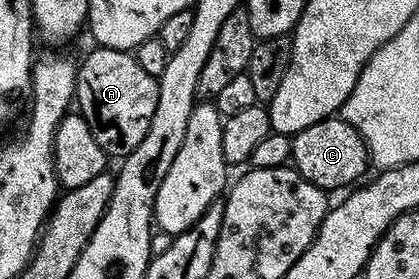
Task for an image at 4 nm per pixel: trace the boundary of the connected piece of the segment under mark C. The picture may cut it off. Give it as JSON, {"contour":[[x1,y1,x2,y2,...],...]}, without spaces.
{"contour":[[337,115,312,122,312,126,295,132,290,141,290,160,302,177,323,190,349,189,357,185,363,179,361,176,365,174,366,167,370,168,372,164,365,138]]}

